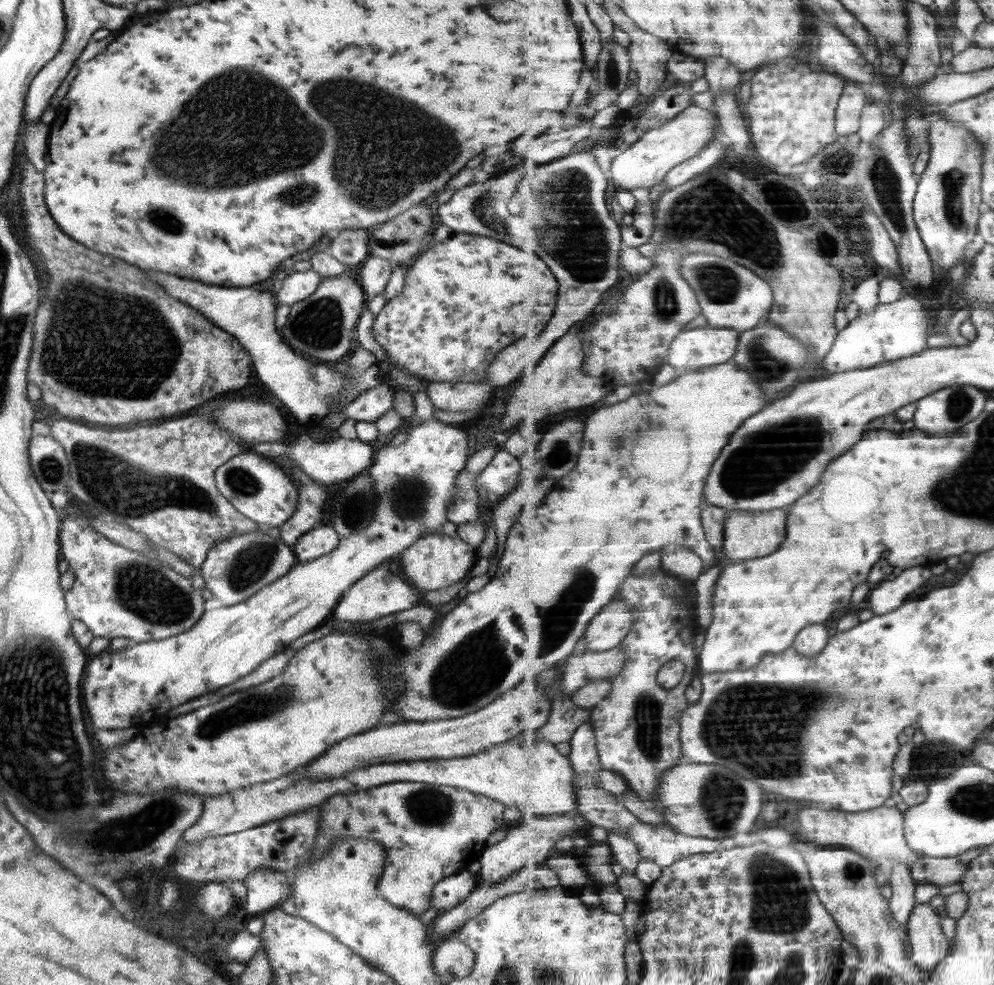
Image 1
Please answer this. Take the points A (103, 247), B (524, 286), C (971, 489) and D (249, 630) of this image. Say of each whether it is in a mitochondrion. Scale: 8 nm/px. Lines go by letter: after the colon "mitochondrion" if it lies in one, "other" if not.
A: other
B: other
C: mitochondrion
D: other

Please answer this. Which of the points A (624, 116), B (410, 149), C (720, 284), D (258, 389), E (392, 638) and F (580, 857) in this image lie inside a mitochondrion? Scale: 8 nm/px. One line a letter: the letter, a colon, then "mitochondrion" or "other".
A: other
B: mitochondrion
C: mitochondrion
D: other
E: other
F: other

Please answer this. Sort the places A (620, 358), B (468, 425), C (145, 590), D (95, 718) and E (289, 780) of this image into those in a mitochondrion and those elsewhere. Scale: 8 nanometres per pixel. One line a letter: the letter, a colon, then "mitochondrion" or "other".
A: other
B: other
C: mitochondrion
D: other
E: other

